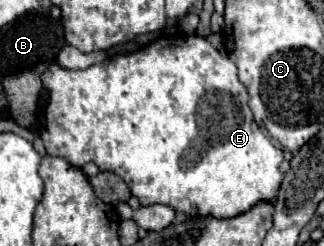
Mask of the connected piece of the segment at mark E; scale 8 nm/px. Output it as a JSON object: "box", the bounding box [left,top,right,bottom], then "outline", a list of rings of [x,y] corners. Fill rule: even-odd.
{"box":[40,36,284,218],"outline":[[[162,36],[156,42],[152,42],[150,46],[136,50],[132,54],[122,54],[122,56],[114,56],[108,58],[104,62],[92,64],[86,70],[68,70],[62,68],[56,60],[50,62],[48,70],[42,74],[42,86],[48,90],[50,94],[50,102],[46,106],[46,122],[44,128],[40,132],[44,146],[48,150],[48,154],[52,156],[62,156],[68,162],[72,162],[74,166],[82,168],[88,162],[94,162],[102,172],[114,172],[116,176],[120,176],[132,196],[136,196],[140,200],[142,206],[150,206],[150,204],[164,204],[170,206],[174,212],[184,212],[186,216],[214,216],[214,218],[232,218],[238,216],[246,210],[250,210],[252,206],[256,206],[258,202],[270,202],[276,204],[276,196],[282,184],[284,174],[280,172],[280,164],[284,160],[284,152],[280,148],[276,148],[260,130],[260,126],[254,122],[252,112],[248,108],[248,92],[244,88],[244,84],[238,80],[236,74],[236,64],[230,58],[224,58],[218,54],[218,50],[202,36]]]}

